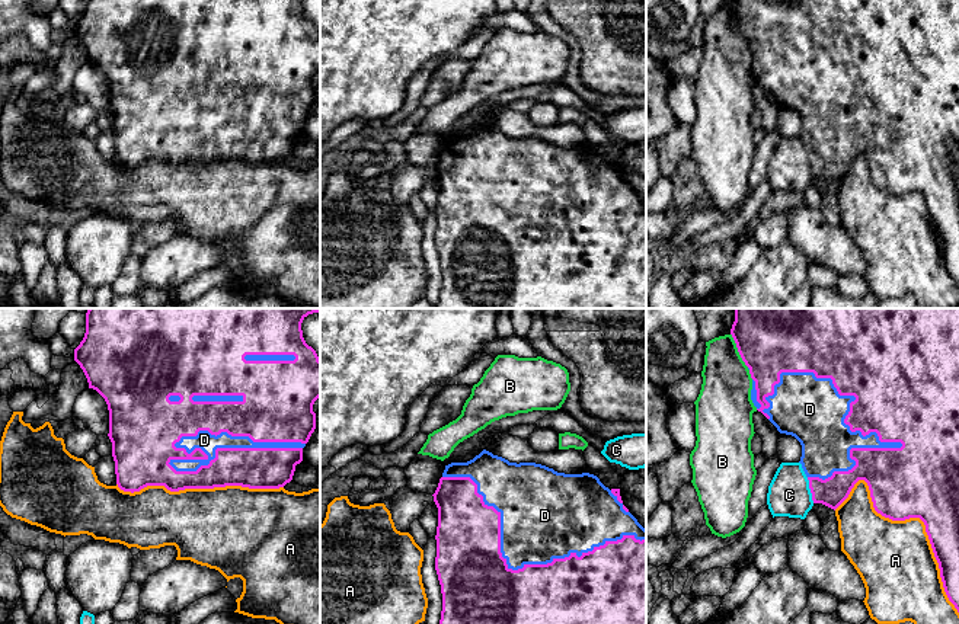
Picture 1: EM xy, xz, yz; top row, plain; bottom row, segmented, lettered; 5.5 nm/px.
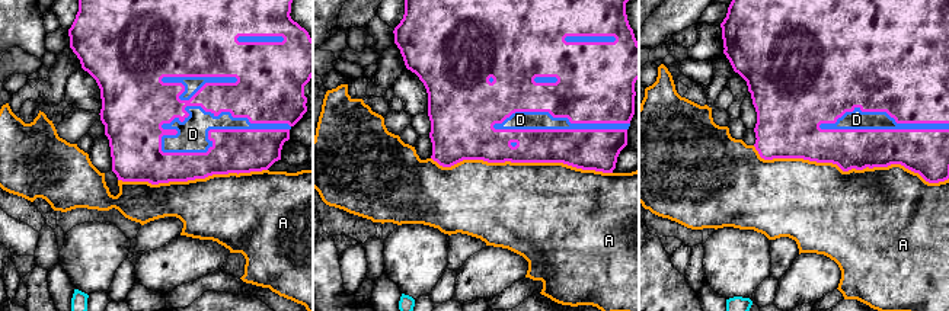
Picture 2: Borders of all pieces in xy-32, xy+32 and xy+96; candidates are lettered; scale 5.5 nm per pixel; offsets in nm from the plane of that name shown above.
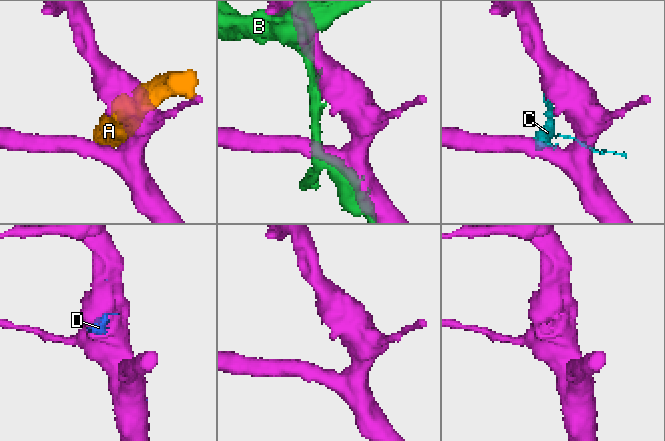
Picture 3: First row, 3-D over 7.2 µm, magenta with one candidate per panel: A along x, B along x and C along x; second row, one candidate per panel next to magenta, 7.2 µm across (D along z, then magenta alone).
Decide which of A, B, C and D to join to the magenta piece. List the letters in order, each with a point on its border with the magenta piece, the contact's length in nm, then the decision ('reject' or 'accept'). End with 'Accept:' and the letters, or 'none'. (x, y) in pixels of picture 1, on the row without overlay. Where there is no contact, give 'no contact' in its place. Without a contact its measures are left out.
A: yz (926, 201) | 900 nm | reject
B: yz (738, 25) | 220 nm | reject
C: yz (811, 165) | 150 nm | reject
D: xy (203, 104) | 750 nm | accept
Accept: D

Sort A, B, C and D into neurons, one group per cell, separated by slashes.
A / B / C / D

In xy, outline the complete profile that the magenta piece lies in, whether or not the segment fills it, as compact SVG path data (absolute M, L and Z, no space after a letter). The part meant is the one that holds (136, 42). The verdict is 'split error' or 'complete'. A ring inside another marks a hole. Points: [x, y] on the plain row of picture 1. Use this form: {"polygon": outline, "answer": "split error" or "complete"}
{"polygon": "M86 0L86 7L80 19L74 23L74 35L83 44L89 63L96 64L106 76L109 84L109 113L112 116L112 131L115 135L116 159L124 166L140 166L147 160L164 160L170 166L185 163L214 163L226 160L242 160L249 163L279 163L293 154L295 140L303 135L303 122L316 103L314 76L320 71L320 33L316 25L303 12L301 0Z", "answer": "split error"}

